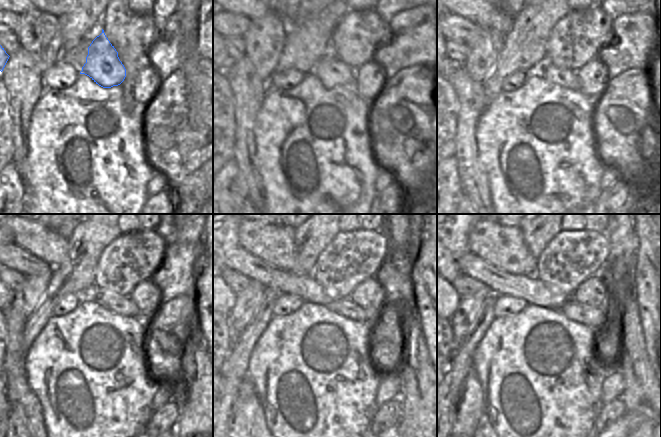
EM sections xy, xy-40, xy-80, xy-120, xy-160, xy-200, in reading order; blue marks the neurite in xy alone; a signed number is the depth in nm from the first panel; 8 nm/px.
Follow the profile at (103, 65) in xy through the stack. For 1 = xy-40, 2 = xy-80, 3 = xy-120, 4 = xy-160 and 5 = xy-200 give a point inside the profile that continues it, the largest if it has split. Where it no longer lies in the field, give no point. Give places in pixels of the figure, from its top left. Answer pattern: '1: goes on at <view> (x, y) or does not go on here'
1: goes on at xy-40 (331, 71)
2: goes on at xy-80 (563, 77)
3: goes on at xy-120 (122, 305)
4: goes on at xy-160 (345, 307)
5: goes on at xy-200 (593, 317)

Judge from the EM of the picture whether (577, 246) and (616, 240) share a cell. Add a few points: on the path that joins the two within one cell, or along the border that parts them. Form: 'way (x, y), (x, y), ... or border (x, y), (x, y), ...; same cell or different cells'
border (603, 232), (607, 237), (609, 245), (606, 263); different cells

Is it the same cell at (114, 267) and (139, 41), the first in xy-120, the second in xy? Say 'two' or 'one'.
one

